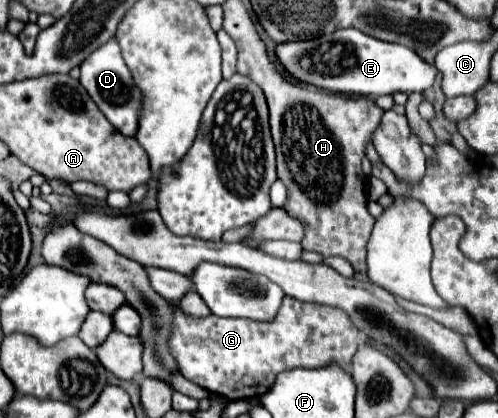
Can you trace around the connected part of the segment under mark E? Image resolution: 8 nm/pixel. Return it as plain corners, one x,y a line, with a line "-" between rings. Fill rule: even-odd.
338,29
318,39
278,45
276,55
280,63
298,81
314,83
316,87
332,93
348,93
348,95
380,97
398,91
404,93
426,91
434,85
438,73
438,69
432,63
426,63
412,49
398,43
374,39
370,35
360,33
358,29

